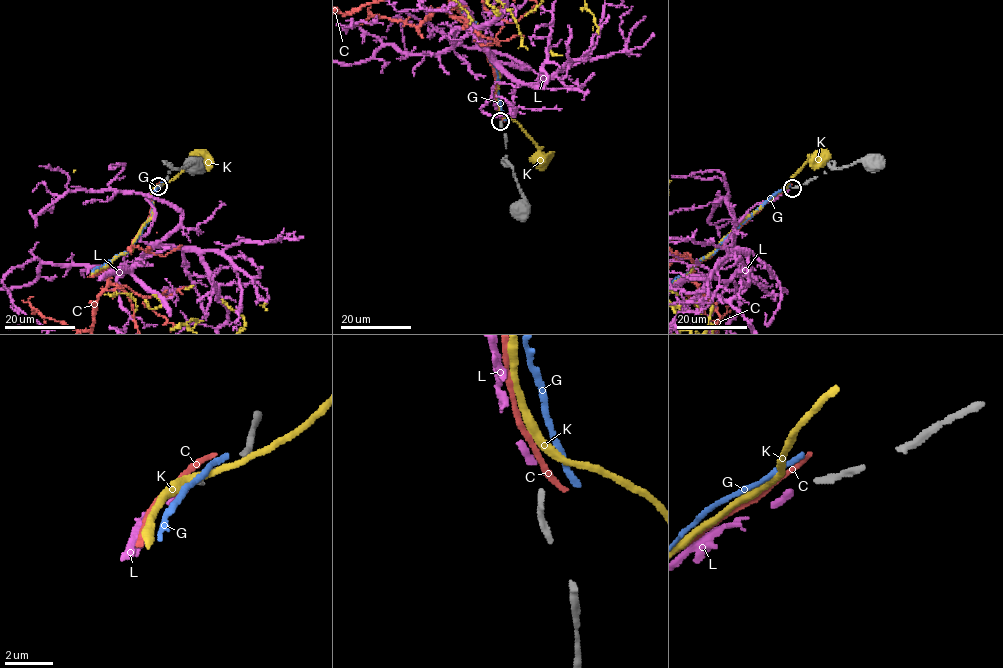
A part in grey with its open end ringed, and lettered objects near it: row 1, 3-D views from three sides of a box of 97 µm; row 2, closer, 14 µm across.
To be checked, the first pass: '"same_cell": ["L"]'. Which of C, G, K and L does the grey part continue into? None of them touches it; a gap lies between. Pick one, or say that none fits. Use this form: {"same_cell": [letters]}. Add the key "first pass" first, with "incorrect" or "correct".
{"first pass": "correct", "same_cell": ["L"]}

